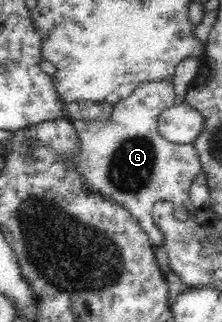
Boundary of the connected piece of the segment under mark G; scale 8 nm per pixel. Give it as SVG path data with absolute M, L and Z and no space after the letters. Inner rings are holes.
M168 78L168 80L154 80L154 82L144 82L144 84L140 84L140 86L138 86L138 88L128 96L128 98L115 103L113 105L113 114L108 118L108 120L96 120L96 122L90 122L89 120L76 120L74 122L79 138L79 151L77 152L77 155L71 156L71 164L75 164L75 170L79 172L79 176L83 176L81 178L83 186L85 186L85 189L90 192L103 194L103 196L109 198L118 206L125 208L138 221L139 227L142 228L142 230L149 236L150 245L154 247L164 244L164 235L162 234L161 228L153 221L151 215L155 202L166 200L170 204L174 205L174 217L180 221L188 220L188 218L194 216L197 211L196 206L194 206L194 203L191 201L189 190L192 182L194 182L194 178L196 178L196 176L201 172L201 162L198 156L198 151L195 150L193 143L174 144L172 142L168 142L165 138L162 138L158 132L158 118L162 115L162 112L165 112L168 108L172 108L172 106L175 106L178 102L172 78Z

